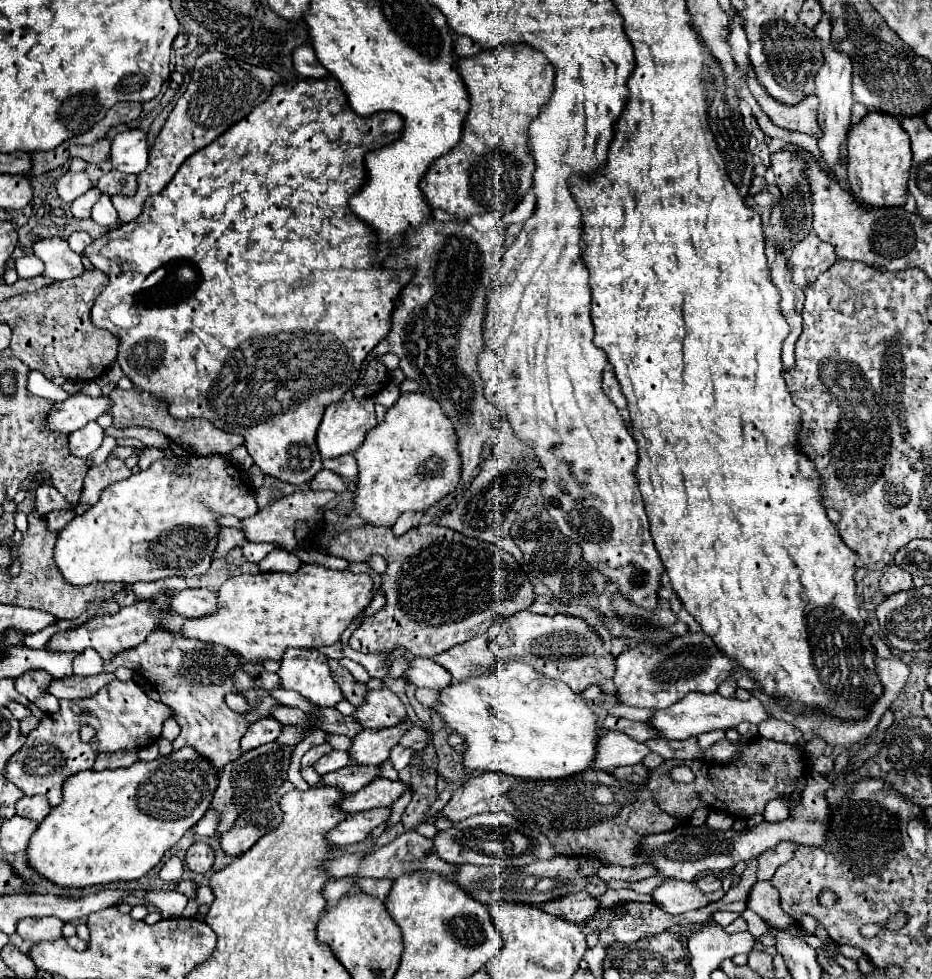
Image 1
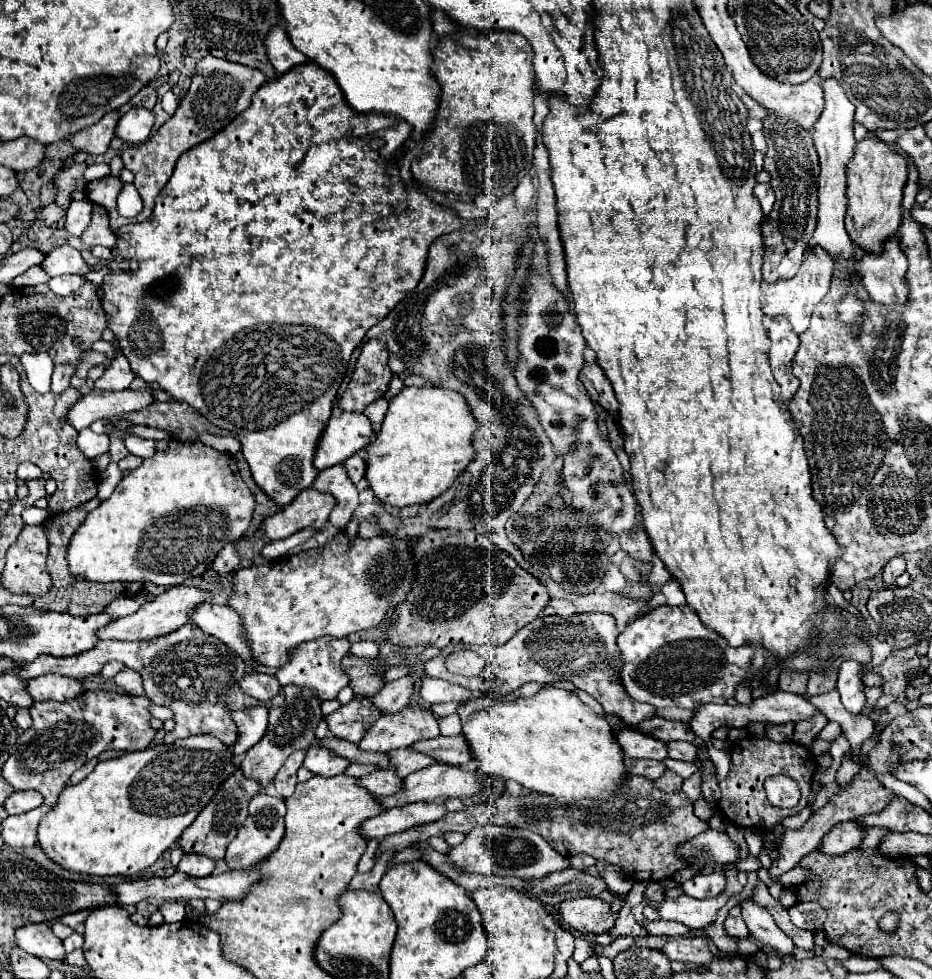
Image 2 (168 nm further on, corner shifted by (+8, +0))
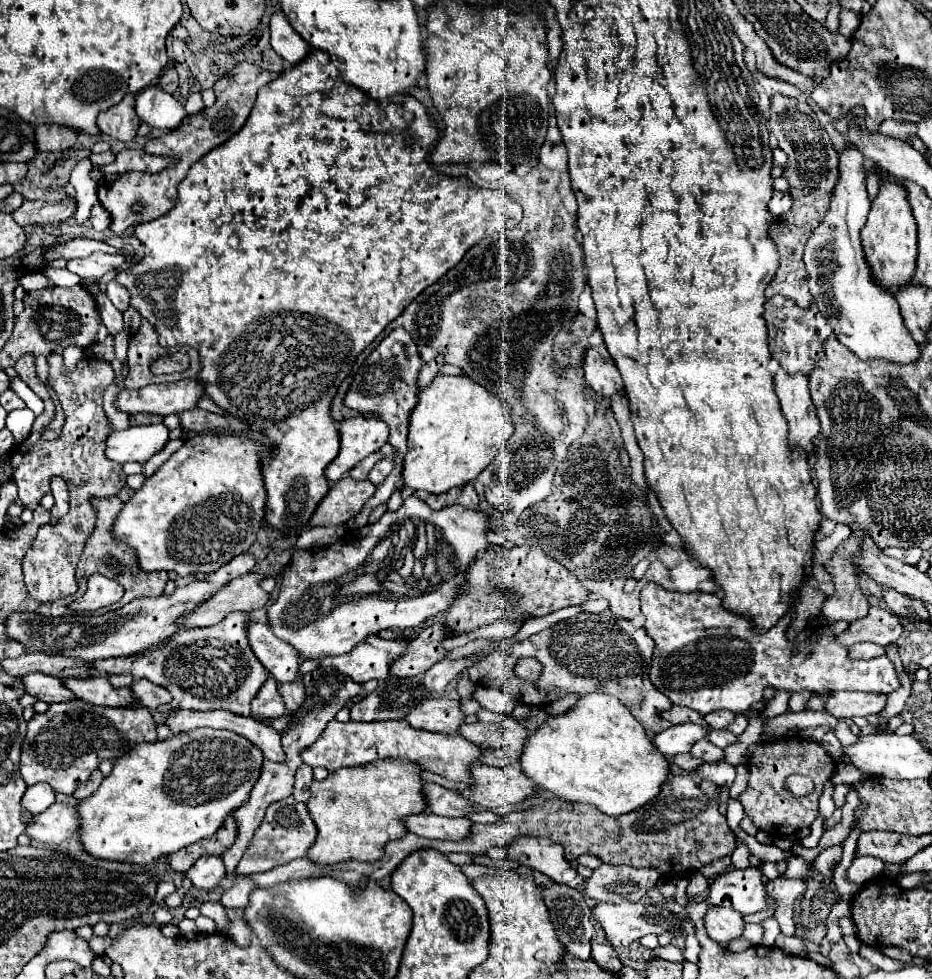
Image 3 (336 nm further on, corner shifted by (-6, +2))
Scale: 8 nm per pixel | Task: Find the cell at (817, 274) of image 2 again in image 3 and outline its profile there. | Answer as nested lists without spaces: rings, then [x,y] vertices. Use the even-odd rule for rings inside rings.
[[[776,294],[767,298],[763,318],[769,330],[769,350],[779,360],[779,366],[787,374],[803,374],[809,378],[811,370],[819,368],[817,362],[823,358],[823,342],[833,334],[831,326],[819,314],[819,308],[811,304],[809,310],[803,310],[793,300]]]

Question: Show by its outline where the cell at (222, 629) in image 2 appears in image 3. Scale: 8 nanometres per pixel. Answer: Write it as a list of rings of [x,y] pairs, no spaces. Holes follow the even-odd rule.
[[[249,622],[249,644],[267,672],[279,682],[297,682],[299,680],[299,654],[295,648],[283,640],[279,640],[269,626]]]

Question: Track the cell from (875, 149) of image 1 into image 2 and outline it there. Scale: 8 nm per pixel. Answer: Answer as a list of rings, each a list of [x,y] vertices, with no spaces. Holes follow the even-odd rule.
[[[869,134],[865,140],[855,144],[853,160],[849,160],[845,170],[849,196],[849,208],[845,214],[847,234],[859,248],[881,252],[881,244],[893,236],[901,224],[901,198],[909,174],[907,160],[893,148],[893,144]]]

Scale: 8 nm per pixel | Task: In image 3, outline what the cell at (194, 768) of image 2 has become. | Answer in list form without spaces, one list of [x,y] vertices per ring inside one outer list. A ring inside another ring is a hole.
[[[197,728],[197,730],[191,730],[191,732],[185,732],[185,734],[179,734],[179,736],[169,736],[167,740],[157,740],[157,742],[141,742],[135,746],[135,750],[131,750],[129,754],[121,756],[115,764],[113,764],[113,770],[107,778],[103,778],[101,786],[85,800],[79,802],[77,806],[77,812],[79,812],[79,818],[81,818],[81,842],[83,842],[83,848],[93,854],[95,858],[103,858],[103,860],[117,860],[117,862],[133,862],[133,864],[151,864],[153,860],[159,860],[171,852],[177,852],[197,840],[203,840],[203,838],[209,838],[213,836],[219,826],[223,826],[225,818],[235,812],[237,808],[241,808],[247,800],[249,800],[249,792],[251,788],[255,786],[255,782],[259,780],[259,770],[263,766],[263,752],[259,752],[259,748],[255,744],[251,744],[247,738],[235,734],[235,732],[229,732],[229,730],[213,730],[213,728]]]

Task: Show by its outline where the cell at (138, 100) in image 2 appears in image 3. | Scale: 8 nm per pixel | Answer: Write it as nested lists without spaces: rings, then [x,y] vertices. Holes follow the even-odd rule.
[[[171,66],[165,70],[165,74],[159,78],[159,84],[163,90],[167,90],[169,94],[173,94],[177,90],[177,70]]]

